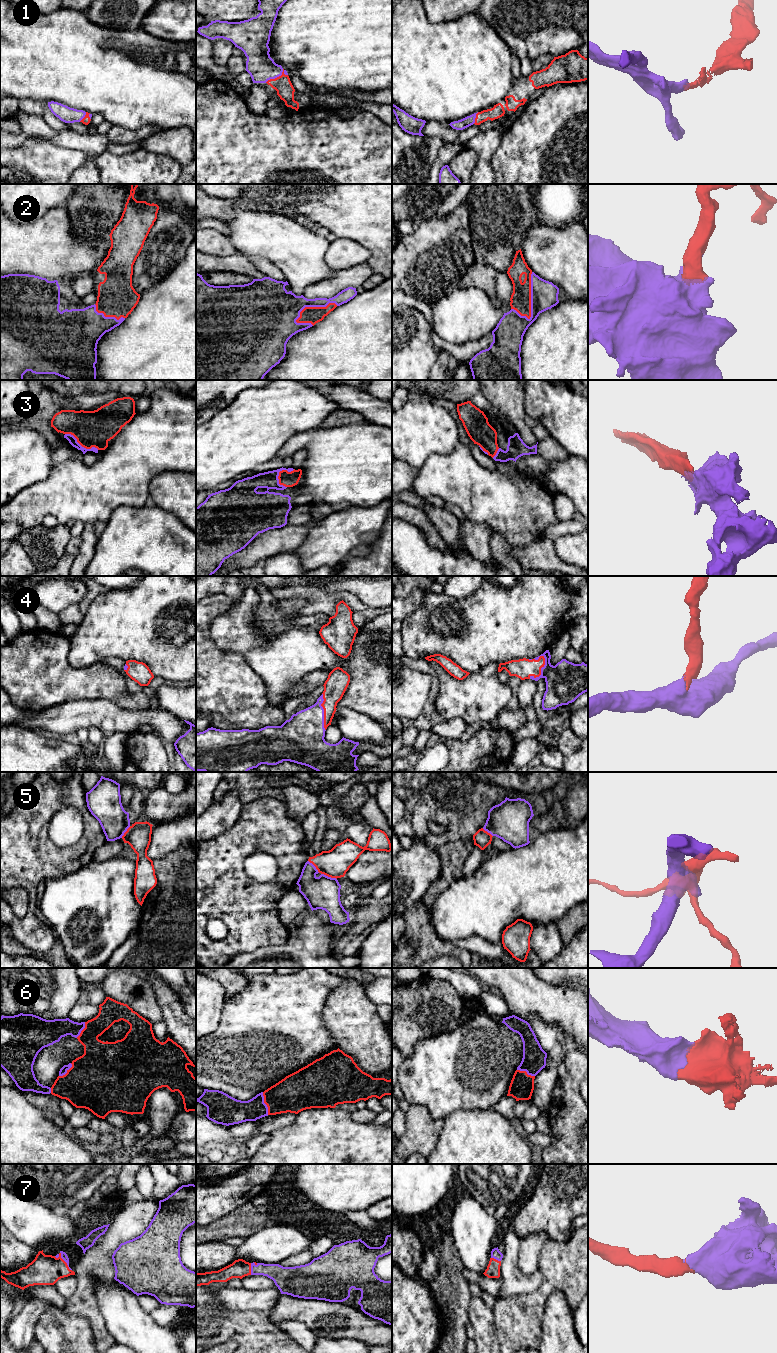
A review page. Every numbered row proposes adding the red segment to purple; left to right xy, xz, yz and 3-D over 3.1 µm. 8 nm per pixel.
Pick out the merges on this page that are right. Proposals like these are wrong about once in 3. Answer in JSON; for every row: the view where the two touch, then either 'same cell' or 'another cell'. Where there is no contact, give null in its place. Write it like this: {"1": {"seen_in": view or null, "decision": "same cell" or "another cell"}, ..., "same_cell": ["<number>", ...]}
{"1": {"seen_in": "xz", "decision": "same cell"}, "2": {"seen_in": "yz", "decision": "same cell"}, "3": {"seen_in": "xy", "decision": "same cell"}, "4": {"seen_in": "yz", "decision": "same cell"}, "5": {"seen_in": "xz", "decision": "same cell"}, "6": {"seen_in": "xz", "decision": "same cell"}, "7": {"seen_in": "xy", "decision": "same cell"}, "same_cell": ["1", "2", "3", "4", "5", "6", "7"]}

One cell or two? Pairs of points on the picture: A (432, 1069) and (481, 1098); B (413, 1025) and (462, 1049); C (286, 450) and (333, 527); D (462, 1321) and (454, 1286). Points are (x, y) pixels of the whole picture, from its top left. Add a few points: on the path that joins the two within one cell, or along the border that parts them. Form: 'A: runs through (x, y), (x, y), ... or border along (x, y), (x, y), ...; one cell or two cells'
A: runs through (444, 1073), (448, 1073), (456, 1081), (469, 1089); one cell
B: border along (457, 1027), (438, 1035), (420, 1039), (414, 1047); two cells
C: border along (356, 506), (333, 512); two cells
D: runs through (454, 1312), (454, 1295); one cell

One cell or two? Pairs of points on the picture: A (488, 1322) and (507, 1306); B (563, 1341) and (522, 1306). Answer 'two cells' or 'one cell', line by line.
A: two cells
B: two cells

